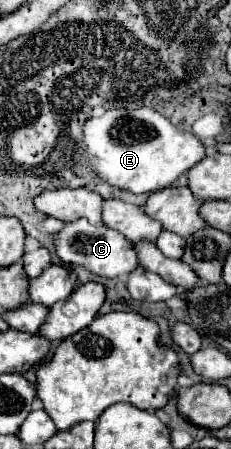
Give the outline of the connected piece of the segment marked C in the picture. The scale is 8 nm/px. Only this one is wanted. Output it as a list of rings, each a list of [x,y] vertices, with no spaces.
[[[88,220],[64,222],[64,228],[54,234],[54,250],[64,266],[82,266],[102,278],[126,276],[138,266],[138,258],[130,240],[112,228],[88,224]]]

